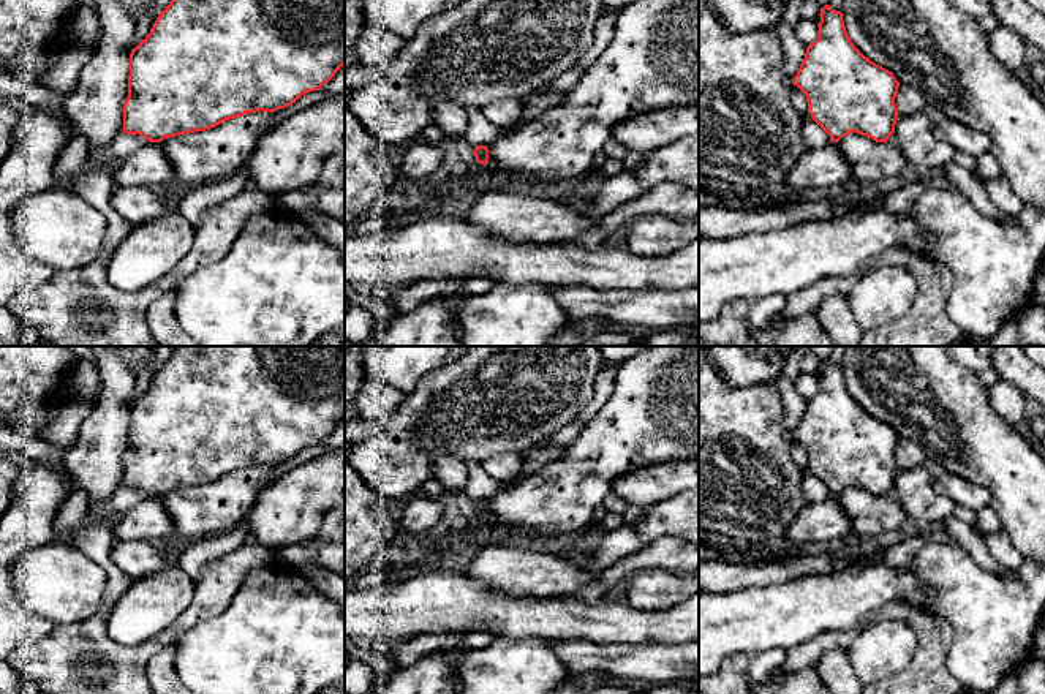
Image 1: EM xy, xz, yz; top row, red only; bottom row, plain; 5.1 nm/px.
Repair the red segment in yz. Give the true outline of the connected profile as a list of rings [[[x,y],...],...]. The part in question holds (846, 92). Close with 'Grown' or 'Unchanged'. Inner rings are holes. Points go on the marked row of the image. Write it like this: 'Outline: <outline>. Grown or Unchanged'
Outline: [[[830,5],[821,8],[817,40],[806,47],[805,58],[792,79],[806,96],[808,114],[838,142],[849,133],[858,133],[876,142],[887,142],[895,133],[898,109],[895,98],[900,82],[892,71],[865,57],[849,40],[843,13]]]. Unchanged

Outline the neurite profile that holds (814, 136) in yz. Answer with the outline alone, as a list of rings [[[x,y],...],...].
[[[809,114],[803,119],[802,130],[806,149],[816,150],[832,144],[830,136],[813,120]]]

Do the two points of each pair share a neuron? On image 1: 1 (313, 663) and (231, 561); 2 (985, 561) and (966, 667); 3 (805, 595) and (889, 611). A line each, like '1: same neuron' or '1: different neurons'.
1: different neurons
2: different neurons
3: different neurons

